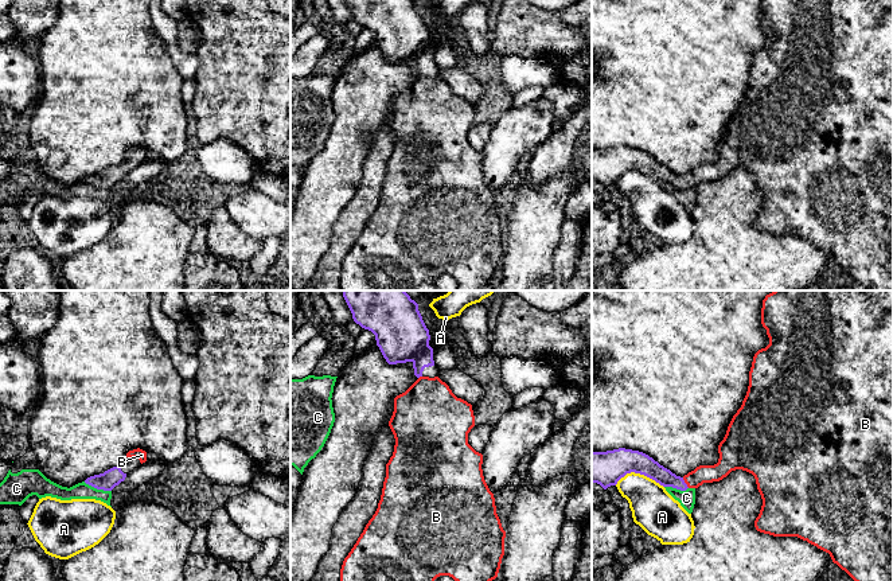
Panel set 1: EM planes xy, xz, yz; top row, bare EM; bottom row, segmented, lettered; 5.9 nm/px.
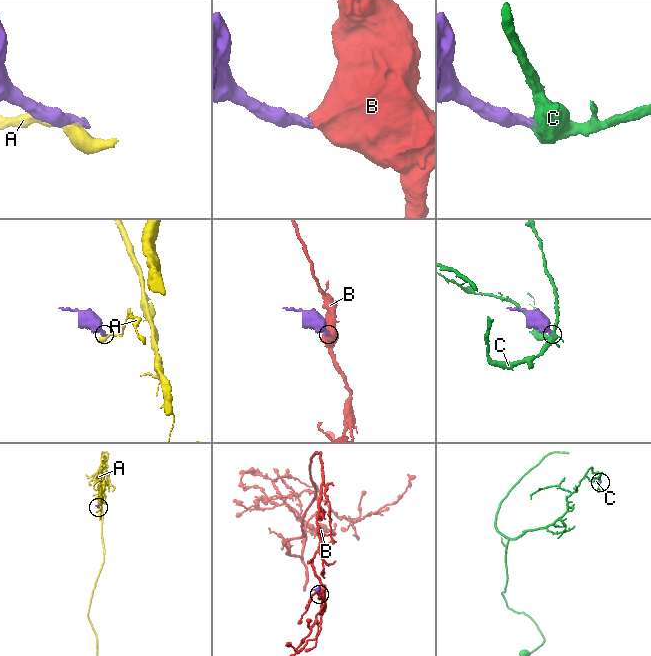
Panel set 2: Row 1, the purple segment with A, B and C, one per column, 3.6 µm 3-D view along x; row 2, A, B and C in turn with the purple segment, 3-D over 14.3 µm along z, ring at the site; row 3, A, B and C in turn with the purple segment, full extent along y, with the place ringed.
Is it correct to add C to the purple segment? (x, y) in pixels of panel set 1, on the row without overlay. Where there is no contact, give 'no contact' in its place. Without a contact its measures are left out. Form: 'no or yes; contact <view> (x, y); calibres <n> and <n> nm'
no; contact xy (97, 187); calibres 110 and 100 nm

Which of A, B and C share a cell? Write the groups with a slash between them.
A / B / C

